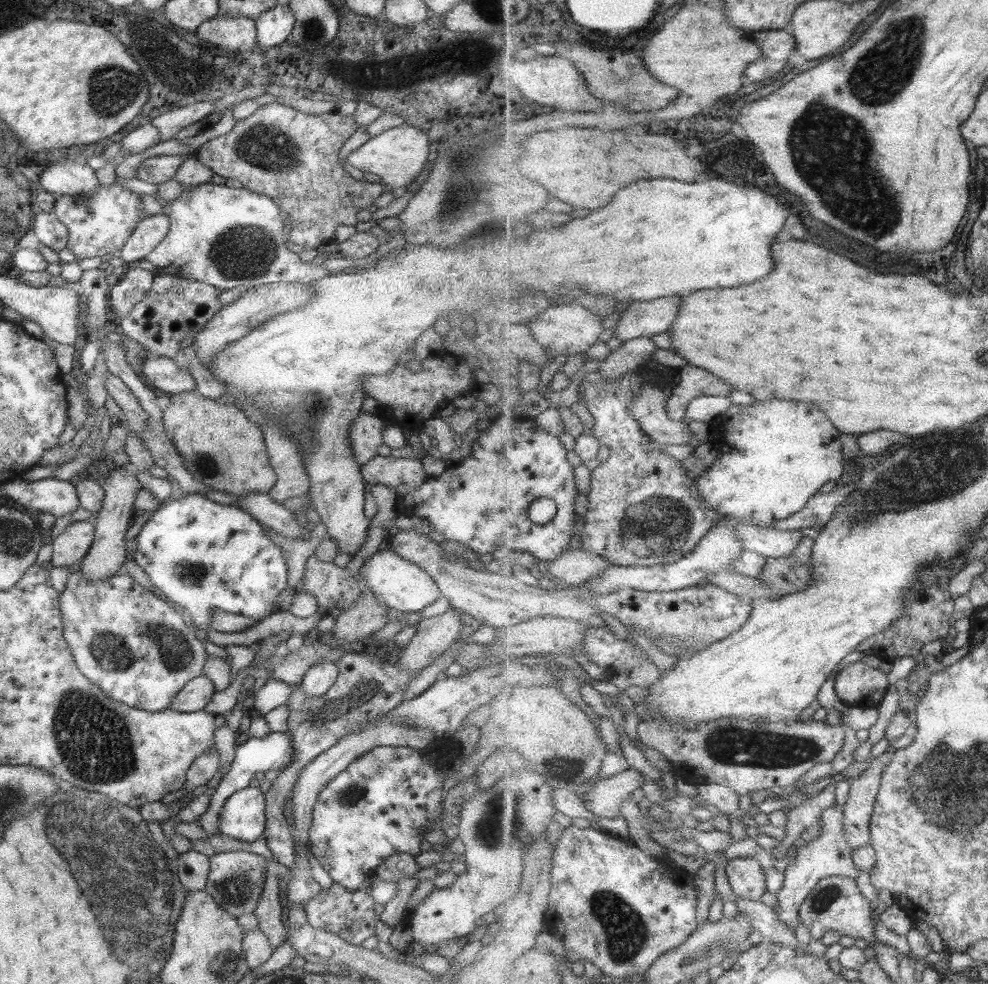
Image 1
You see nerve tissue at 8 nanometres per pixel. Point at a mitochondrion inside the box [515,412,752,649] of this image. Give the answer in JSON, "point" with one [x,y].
{"point":[654,526]}

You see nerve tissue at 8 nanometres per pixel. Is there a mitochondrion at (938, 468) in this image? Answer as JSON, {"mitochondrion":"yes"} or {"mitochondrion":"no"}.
{"mitochondrion":"yes"}

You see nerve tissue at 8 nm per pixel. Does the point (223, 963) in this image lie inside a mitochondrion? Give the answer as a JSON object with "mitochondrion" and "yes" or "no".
{"mitochondrion":"yes"}

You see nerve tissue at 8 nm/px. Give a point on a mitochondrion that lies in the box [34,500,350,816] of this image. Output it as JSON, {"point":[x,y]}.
{"point":[94,740]}

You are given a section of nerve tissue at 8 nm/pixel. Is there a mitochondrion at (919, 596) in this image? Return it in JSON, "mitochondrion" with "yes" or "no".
{"mitochondrion":"yes"}

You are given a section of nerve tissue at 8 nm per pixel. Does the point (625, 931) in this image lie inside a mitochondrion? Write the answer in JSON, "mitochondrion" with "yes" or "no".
{"mitochondrion":"yes"}

